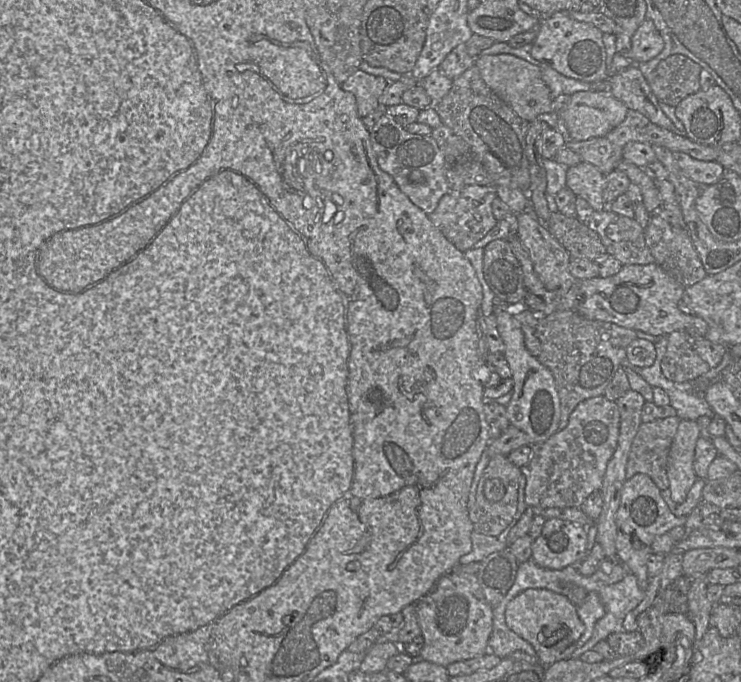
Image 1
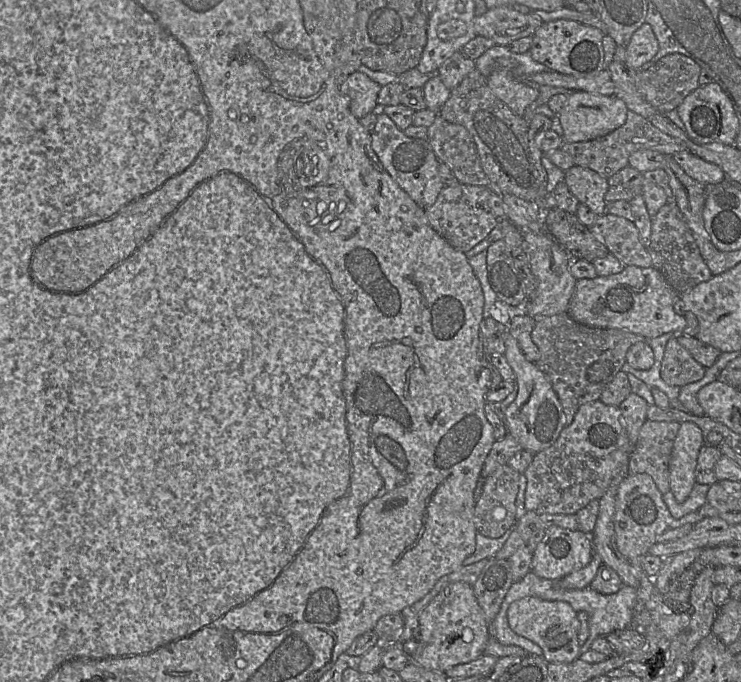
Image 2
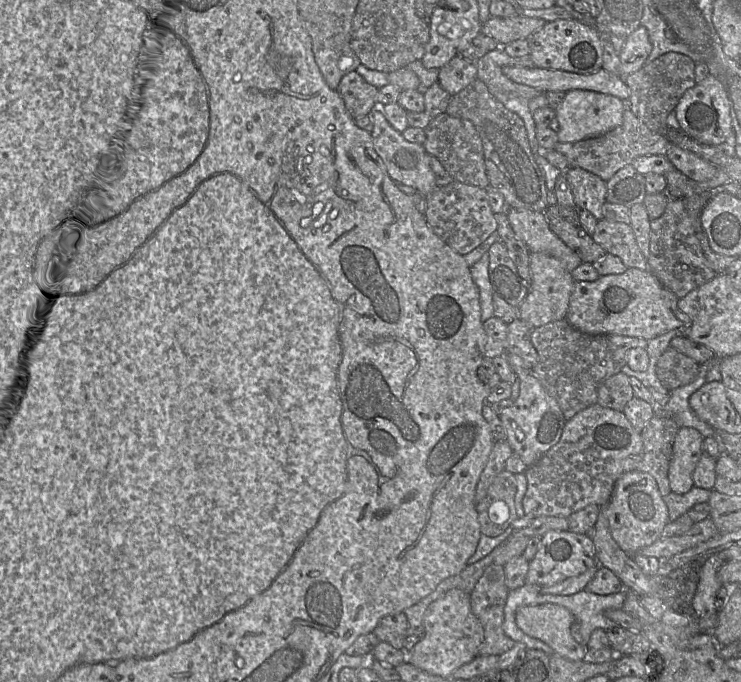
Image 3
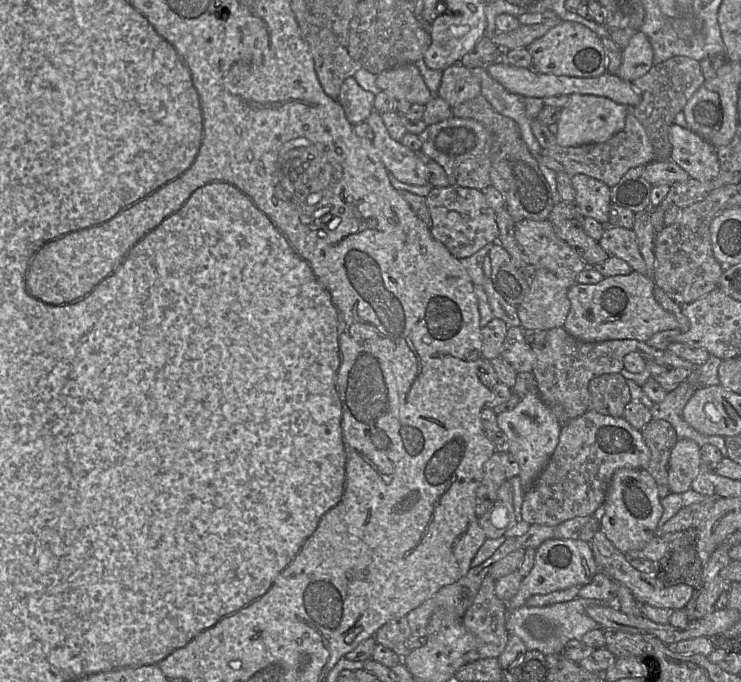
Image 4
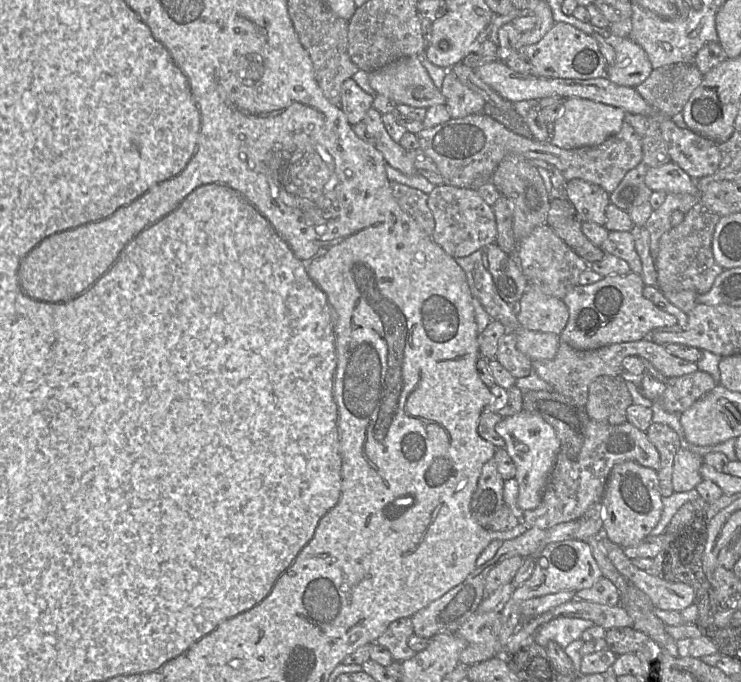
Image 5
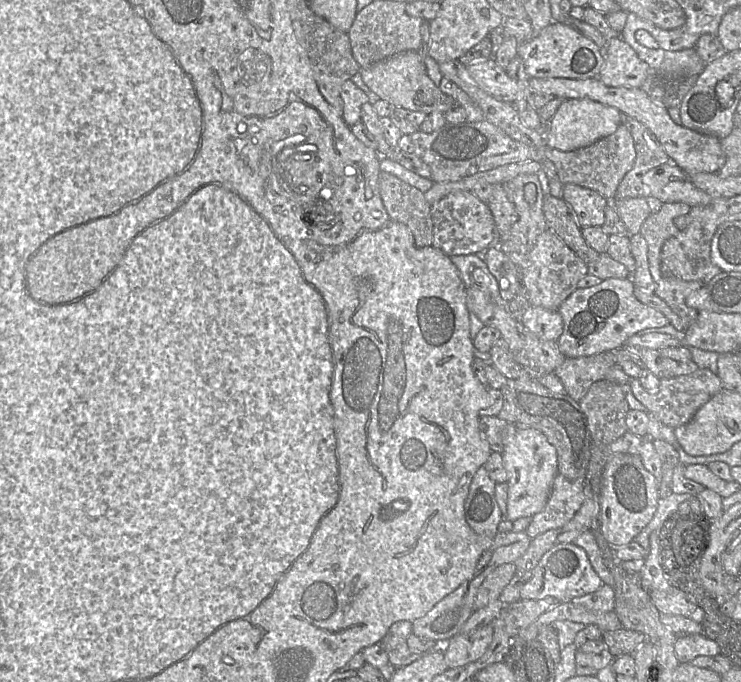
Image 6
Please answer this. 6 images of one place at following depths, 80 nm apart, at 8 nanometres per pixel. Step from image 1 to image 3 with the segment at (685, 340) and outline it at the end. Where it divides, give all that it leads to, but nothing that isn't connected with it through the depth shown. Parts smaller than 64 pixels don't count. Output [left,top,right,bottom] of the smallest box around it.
[656,346,699,391]

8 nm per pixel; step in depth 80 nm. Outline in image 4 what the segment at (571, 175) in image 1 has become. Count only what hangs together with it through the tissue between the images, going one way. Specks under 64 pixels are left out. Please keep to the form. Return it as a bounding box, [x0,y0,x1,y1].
[571,174,610,225]

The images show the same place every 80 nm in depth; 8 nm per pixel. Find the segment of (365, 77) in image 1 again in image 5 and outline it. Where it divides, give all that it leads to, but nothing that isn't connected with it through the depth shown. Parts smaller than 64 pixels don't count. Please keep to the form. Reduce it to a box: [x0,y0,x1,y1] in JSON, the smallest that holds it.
[340,78,373,125]

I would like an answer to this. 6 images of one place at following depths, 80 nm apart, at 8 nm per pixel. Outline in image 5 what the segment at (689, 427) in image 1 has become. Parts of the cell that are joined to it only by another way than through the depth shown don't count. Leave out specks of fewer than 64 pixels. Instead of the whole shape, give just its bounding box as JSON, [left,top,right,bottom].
[672,448,703,493]

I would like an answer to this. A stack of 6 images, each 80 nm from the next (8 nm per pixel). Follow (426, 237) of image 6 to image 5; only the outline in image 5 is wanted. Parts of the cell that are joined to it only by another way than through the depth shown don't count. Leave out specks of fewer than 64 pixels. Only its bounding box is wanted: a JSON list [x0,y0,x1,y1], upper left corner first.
[390,182,435,236]

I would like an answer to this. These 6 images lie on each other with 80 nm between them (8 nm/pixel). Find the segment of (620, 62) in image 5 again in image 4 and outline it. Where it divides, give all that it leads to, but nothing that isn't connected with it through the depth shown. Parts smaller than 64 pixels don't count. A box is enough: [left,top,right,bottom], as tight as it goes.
[616,31,653,82]

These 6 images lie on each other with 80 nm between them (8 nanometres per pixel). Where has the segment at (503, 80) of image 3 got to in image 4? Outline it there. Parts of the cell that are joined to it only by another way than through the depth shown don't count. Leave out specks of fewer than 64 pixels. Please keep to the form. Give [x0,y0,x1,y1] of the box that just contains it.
[478,68,542,156]

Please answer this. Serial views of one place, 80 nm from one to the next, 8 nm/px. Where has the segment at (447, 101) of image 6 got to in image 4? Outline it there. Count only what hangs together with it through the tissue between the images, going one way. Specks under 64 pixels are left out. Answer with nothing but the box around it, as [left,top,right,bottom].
[376,63,434,105]

